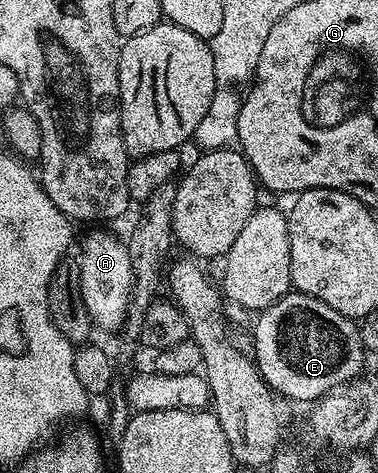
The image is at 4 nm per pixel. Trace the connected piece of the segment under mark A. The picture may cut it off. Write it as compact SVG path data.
M95 227L81 243L81 255L78 254L80 300L84 312L99 328L118 330L125 319L130 287L132 285L131 259L126 242L121 238Z

